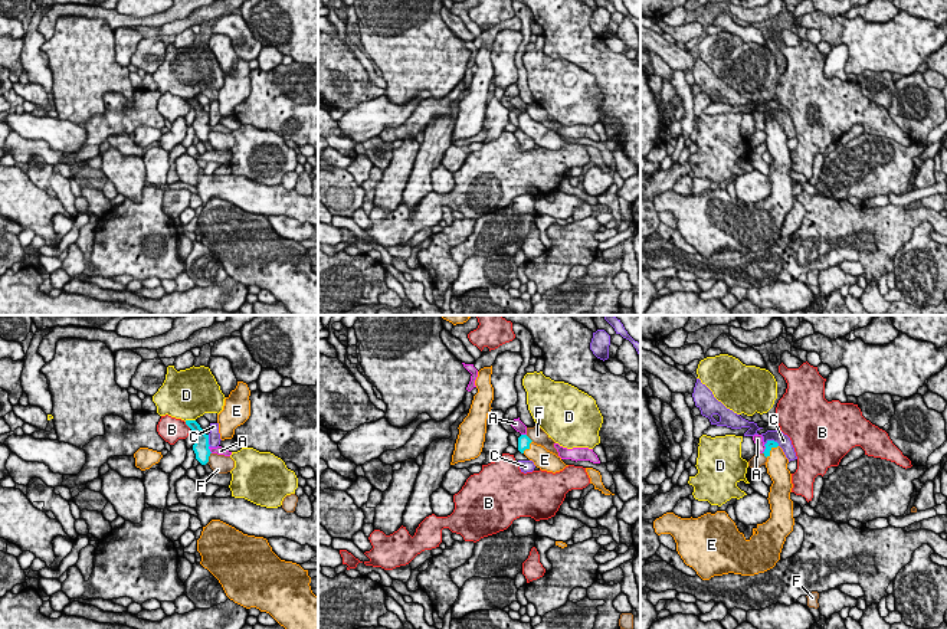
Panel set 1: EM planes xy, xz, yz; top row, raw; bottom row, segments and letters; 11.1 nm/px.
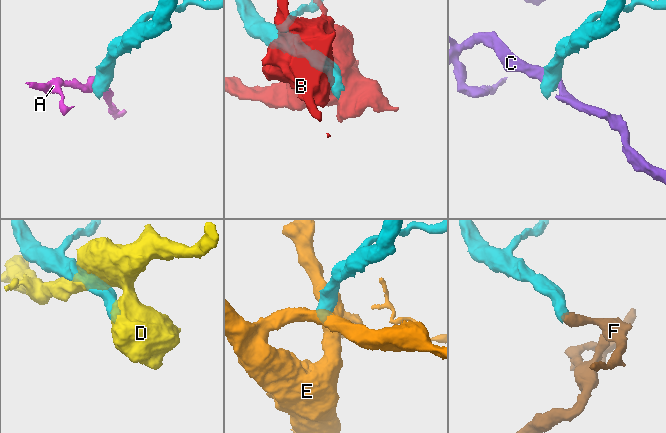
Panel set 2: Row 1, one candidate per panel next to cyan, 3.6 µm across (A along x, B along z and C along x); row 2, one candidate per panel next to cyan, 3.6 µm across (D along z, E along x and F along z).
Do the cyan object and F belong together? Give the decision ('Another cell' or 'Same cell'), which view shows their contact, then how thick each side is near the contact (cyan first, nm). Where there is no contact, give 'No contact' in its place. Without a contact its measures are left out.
Another cell. Touches cyan in xy. Thickness 170 nm (cyan) against 220 nm

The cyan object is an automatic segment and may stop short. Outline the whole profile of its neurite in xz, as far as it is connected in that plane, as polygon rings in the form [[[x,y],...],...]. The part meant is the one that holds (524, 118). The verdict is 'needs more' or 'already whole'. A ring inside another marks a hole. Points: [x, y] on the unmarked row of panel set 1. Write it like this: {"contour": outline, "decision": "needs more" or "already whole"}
{"contour": [[[527,112],[518,115],[518,128],[524,131],[537,145],[547,150],[560,150],[566,142],[560,134],[534,121]]], "decision": "needs more"}

